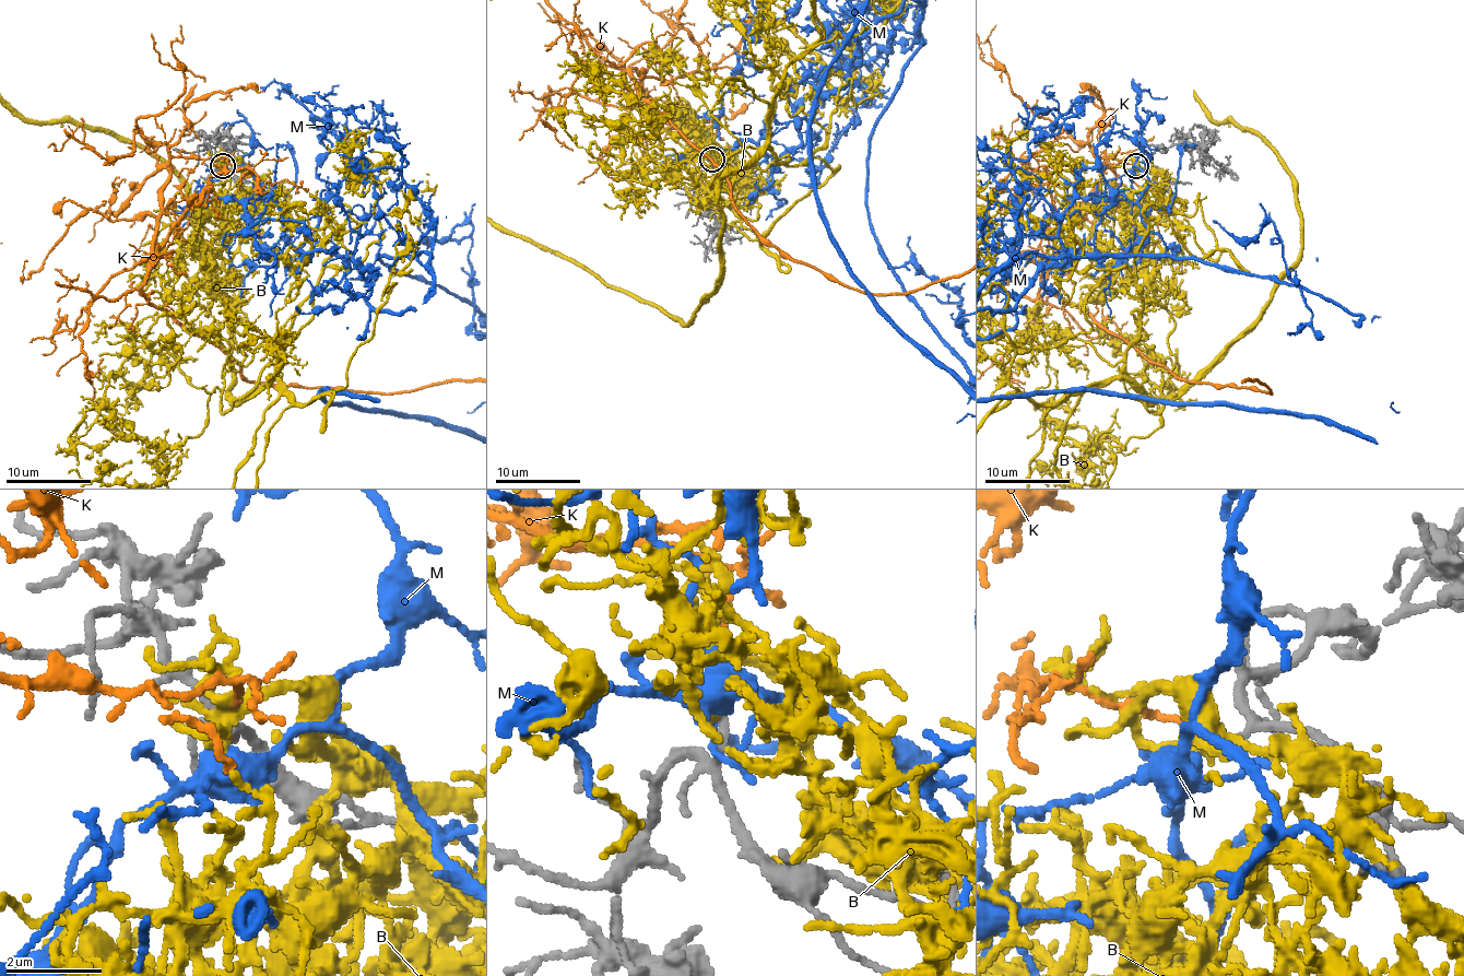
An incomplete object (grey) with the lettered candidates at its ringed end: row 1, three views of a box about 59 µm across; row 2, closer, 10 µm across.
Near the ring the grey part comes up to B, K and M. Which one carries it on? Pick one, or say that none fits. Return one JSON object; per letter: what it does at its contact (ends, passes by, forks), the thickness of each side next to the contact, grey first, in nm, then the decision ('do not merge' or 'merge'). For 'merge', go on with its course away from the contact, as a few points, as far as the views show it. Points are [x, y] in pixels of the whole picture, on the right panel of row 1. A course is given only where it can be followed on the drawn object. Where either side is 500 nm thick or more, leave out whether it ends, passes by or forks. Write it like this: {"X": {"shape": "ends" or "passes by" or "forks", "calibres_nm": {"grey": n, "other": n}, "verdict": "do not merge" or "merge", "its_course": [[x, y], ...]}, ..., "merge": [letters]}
{"B": {"shape": "ends", "calibres_nm": {"grey": 190, "other": 200}, "verdict": "do not merge"}, "K": {"shape": "ends", "calibres_nm": {"grey": 190, "other": 120}, "verdict": "do not merge"}, "M": {"shape": "passes by", "calibres_nm": {"grey": 150, "other": 100}, "verdict": "do not merge"}, "merge": []}

